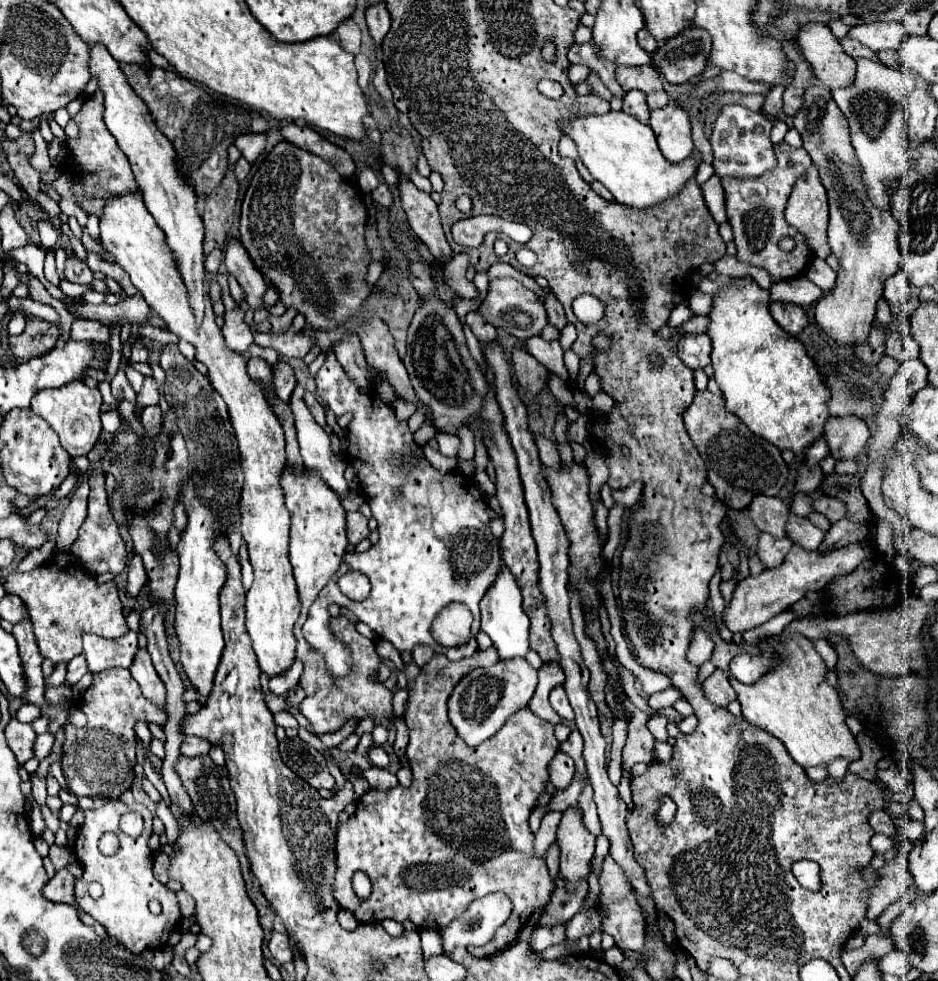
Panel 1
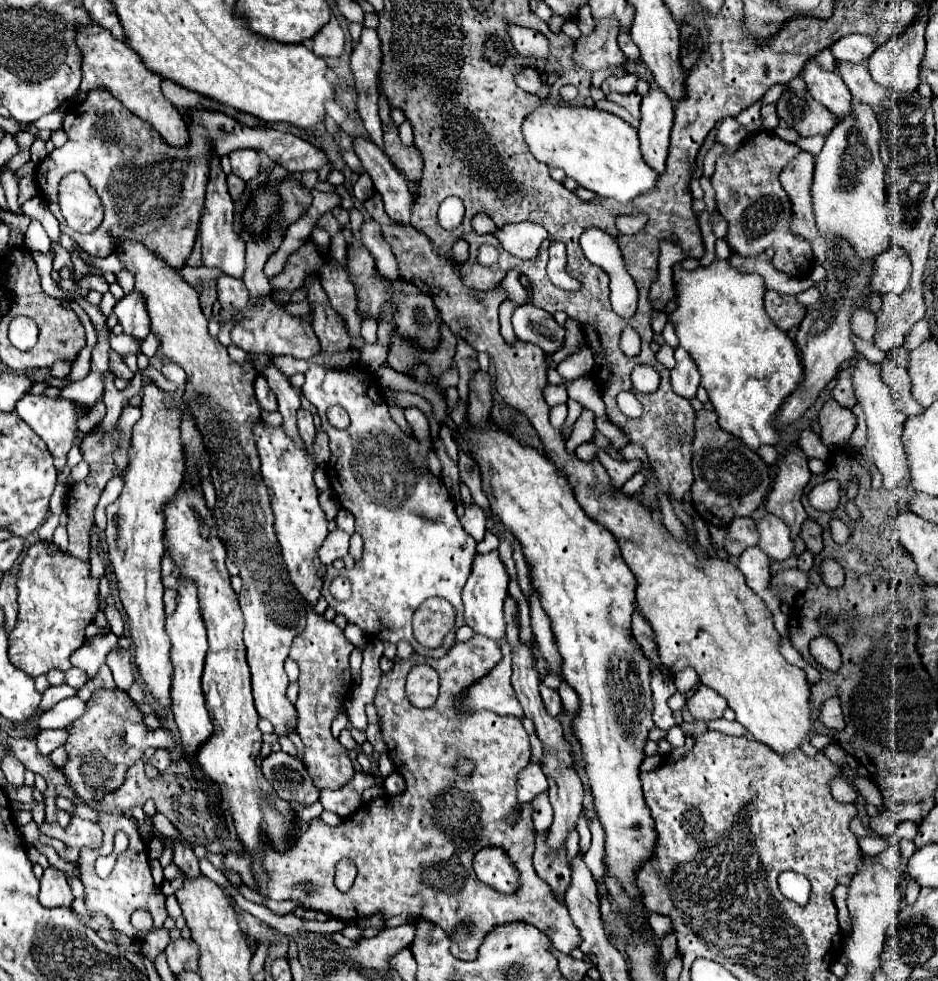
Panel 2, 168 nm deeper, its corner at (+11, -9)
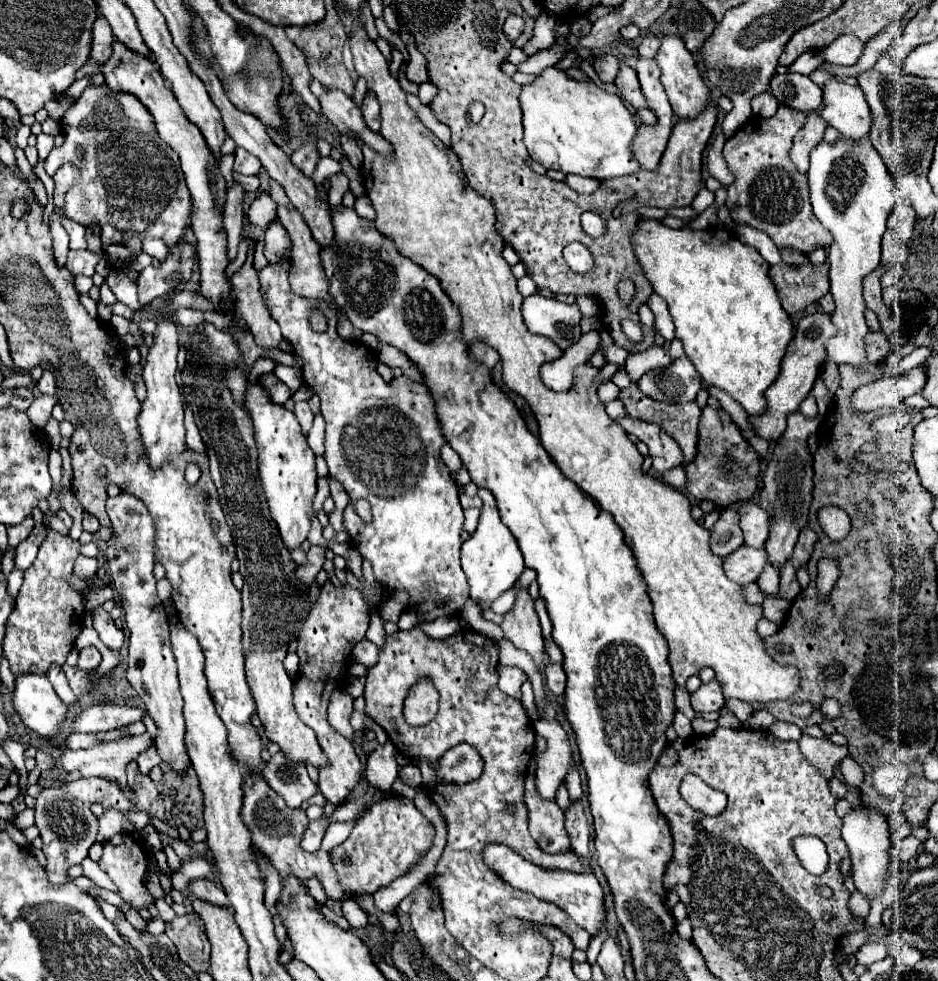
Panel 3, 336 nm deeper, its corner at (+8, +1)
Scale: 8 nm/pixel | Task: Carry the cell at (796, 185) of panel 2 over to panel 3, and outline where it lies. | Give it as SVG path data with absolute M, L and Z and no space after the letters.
M810 112L806 116L806 124L794 136L794 146L790 150L790 158L794 160L794 164L796 164L796 168L800 172L808 172L808 156L810 156L810 150L822 142L826 126L828 124L820 118L820 114Z

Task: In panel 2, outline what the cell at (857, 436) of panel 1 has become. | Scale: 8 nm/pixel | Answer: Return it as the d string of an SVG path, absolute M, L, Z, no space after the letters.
M831 400L821 408L819 426L821 426L821 440L825 442L827 448L833 450L849 442L857 426L857 418L849 408L843 408L835 400Z

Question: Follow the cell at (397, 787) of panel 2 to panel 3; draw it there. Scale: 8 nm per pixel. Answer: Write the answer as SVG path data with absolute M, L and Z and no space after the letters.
M408 764L408 766L404 766L404 768L400 768L400 776L402 776L402 780L408 784L408 786L422 786L422 774L420 774L420 770L414 766L414 764Z

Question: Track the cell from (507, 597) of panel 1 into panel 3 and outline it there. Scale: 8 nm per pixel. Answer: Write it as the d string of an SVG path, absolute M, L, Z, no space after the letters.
M480 488L478 496L482 498L484 506L480 508L480 520L476 532L462 544L462 570L468 576L470 584L470 596L476 598L484 608L490 608L490 604L508 588L512 588L518 580L518 576L524 570L524 560L520 554L520 548L512 536L512 532L502 524L496 500L490 494L490 490Z

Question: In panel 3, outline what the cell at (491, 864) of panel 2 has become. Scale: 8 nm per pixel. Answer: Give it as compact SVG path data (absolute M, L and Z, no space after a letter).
M490 844L490 848L486 848L486 852L484 852L484 860L490 868L494 868L494 872L498 872L498 876L504 876L502 880L512 884L514 888L526 890L526 892L562 908L570 918L576 920L578 926L582 926L590 934L590 938L598 936L604 930L604 922L606 922L604 892L602 892L602 886L598 884L594 874L544 870L544 868L538 868L538 866L522 860L518 854L504 848L502 844Z

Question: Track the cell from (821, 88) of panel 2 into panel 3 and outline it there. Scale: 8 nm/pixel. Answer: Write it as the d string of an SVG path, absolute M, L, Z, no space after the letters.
M826 82L824 92L824 108L820 116L834 126L842 136L850 140L860 140L872 128L870 108L862 96L858 86L850 86L844 82Z

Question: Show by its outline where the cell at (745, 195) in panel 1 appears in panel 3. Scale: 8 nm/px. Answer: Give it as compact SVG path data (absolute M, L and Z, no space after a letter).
M780 104L772 118L752 116L724 146L724 158L736 182L728 186L726 206L734 222L750 224L766 232L778 248L792 246L800 252L810 252L816 246L830 246L832 236L812 212L808 178L798 172L790 160L792 138L806 122L806 114Z

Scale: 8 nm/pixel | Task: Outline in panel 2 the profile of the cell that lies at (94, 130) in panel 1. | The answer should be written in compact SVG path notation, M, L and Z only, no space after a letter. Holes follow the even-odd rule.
M105 88L91 90L85 102L69 108L63 120L63 130L67 132L69 140L61 148L55 148L37 166L35 180L51 212L59 220L61 232L69 234L81 250L91 256L109 256L111 238L135 238L147 244L147 248L155 254L163 256L167 264L181 270L197 236L201 218L199 208L203 210L205 186L211 170L209 160L213 156L225 156L239 148L263 150L287 172L297 174L311 170L317 172L329 164L329 158L323 150L293 134L283 134L271 128L249 128L223 112L203 108L187 108L183 112L187 112L189 142L185 146L171 146L149 122L133 116ZM59 204L61 212L57 212ZM75 230L89 234L77 234Z

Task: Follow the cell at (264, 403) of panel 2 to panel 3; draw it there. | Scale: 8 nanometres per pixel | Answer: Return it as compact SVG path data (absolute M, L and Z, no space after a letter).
M266 374L266 376L262 376L260 382L268 388L272 400L274 400L276 404L284 404L284 402L292 396L290 388L286 388L286 384L282 384L274 374Z

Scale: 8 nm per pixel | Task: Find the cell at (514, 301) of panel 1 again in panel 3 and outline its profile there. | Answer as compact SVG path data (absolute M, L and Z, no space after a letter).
M532 294L524 300L522 314L530 332L548 336L562 350L576 344L582 336L580 332L582 314L576 304L566 304L554 298Z

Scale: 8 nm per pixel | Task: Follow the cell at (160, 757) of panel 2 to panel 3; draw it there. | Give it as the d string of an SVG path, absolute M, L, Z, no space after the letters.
M150 746L146 752L142 752L140 756L138 756L138 768L140 768L140 772L142 774L150 774L150 770L154 768L154 766L158 766L162 760L160 760L160 756L156 754L156 748L154 746Z

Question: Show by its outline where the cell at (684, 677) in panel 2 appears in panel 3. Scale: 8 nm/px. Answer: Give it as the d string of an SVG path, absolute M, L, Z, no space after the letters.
M676 688L676 708L678 708L680 712L684 712L690 720L696 718L696 712L692 710L692 706L690 706L690 702L688 702L688 692L684 692L684 690L680 690L680 688Z

